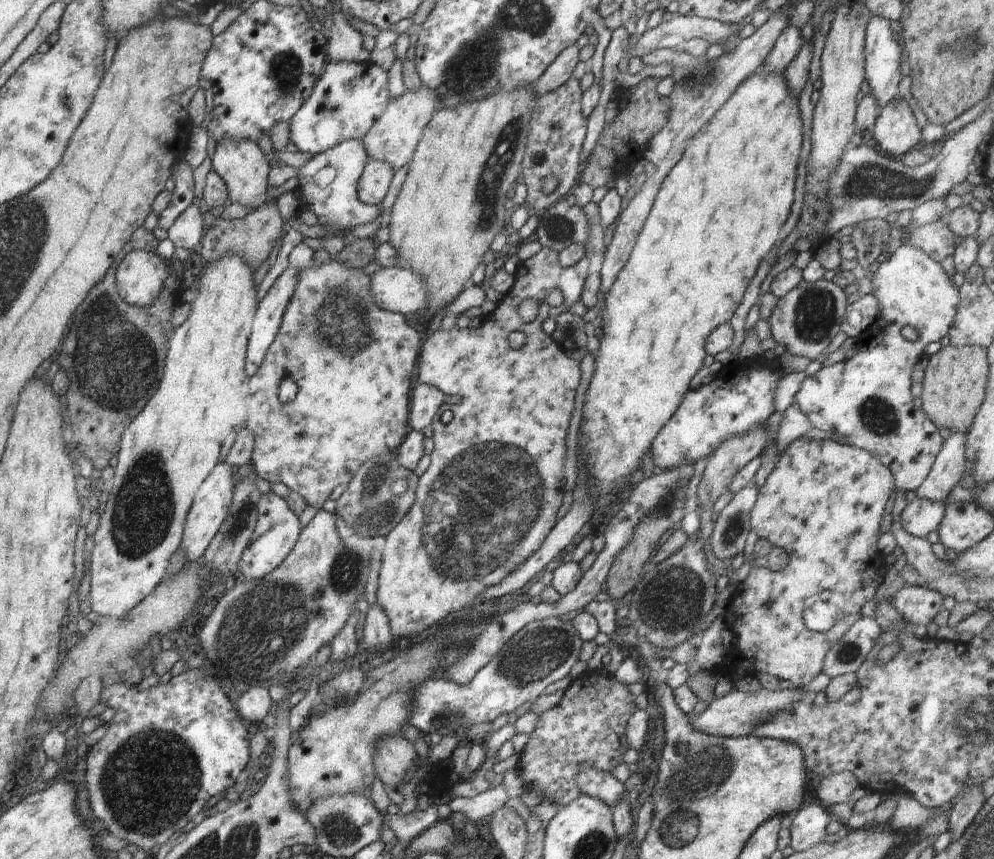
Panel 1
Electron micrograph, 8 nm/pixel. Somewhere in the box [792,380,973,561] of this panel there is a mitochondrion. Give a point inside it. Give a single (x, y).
(879, 417)

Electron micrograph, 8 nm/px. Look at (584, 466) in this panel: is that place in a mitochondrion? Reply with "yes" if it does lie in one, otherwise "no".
no

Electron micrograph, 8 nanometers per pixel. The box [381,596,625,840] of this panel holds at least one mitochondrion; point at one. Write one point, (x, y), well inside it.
(540, 651)

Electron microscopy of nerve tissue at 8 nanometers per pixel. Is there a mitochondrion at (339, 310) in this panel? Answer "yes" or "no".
yes

